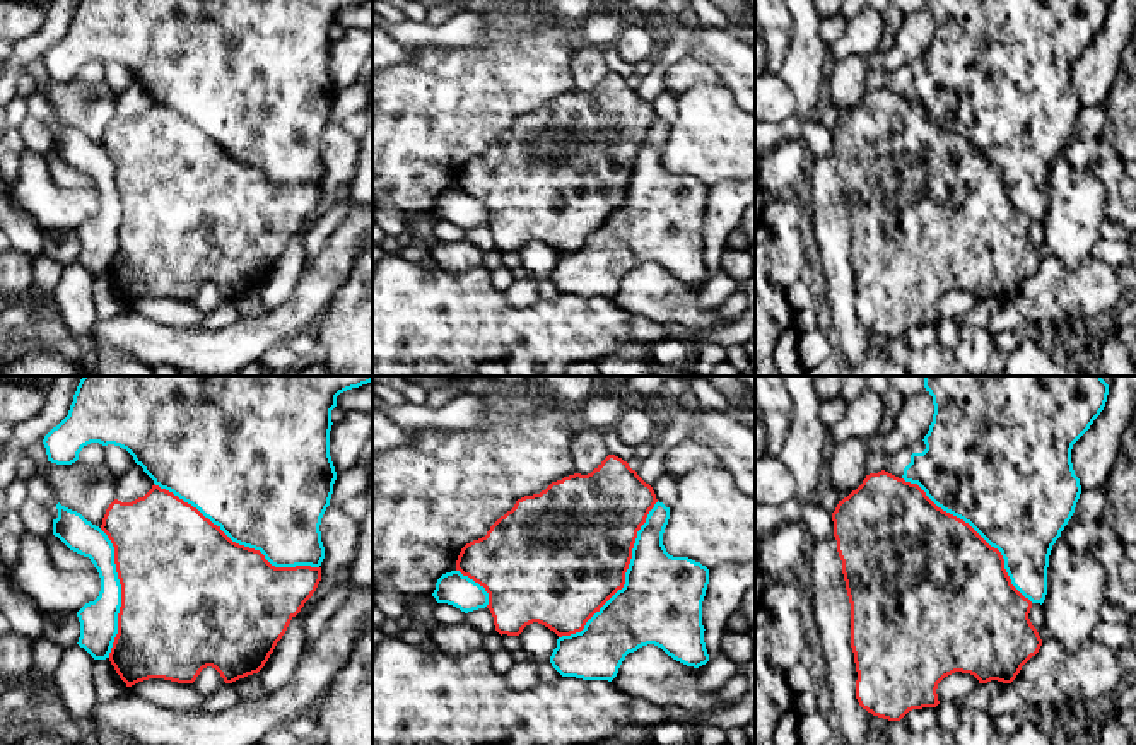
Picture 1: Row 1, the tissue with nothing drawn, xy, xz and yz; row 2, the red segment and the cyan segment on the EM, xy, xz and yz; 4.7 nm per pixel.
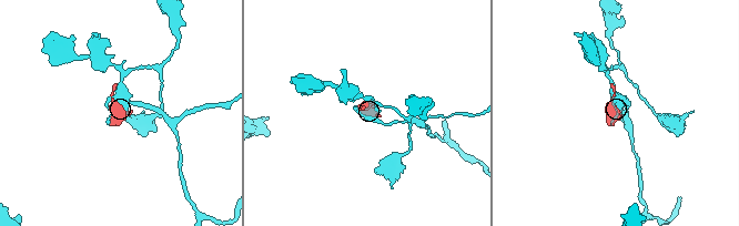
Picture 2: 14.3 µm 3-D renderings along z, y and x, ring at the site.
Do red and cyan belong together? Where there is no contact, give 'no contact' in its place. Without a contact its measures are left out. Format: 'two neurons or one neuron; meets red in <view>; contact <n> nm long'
two neurons; meets red in xy; contact 850 nm long

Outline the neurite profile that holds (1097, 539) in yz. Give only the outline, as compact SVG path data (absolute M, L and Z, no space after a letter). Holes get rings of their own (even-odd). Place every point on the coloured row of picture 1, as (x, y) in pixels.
M1104 518L1090 523L1068 521L1061 531L1061 538L1076 554L1095 557L1107 572L1105 601L1136 615L1136 564L1127 559L1126 545L1116 537L1114 530Z

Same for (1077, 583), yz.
M1059 537L1047 567L1044 627L1068 653L1078 653L1102 622L1107 572L1088 554L1076 554Z

